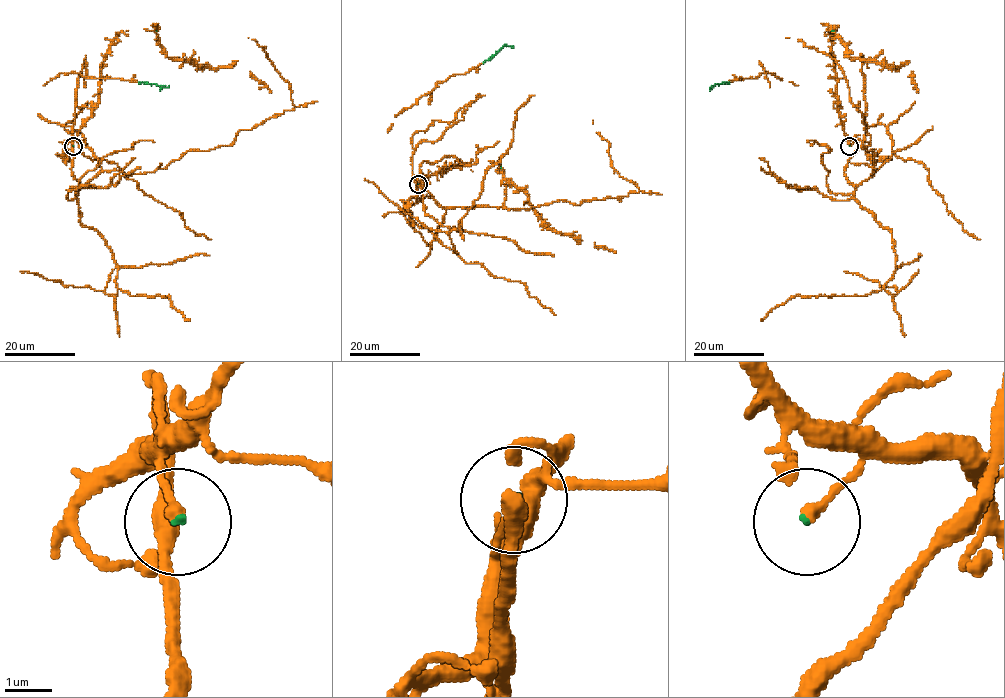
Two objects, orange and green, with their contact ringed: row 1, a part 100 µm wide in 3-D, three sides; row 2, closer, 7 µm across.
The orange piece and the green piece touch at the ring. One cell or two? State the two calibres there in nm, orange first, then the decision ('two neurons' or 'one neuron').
calibres 240 and 50 nm; one neuron

